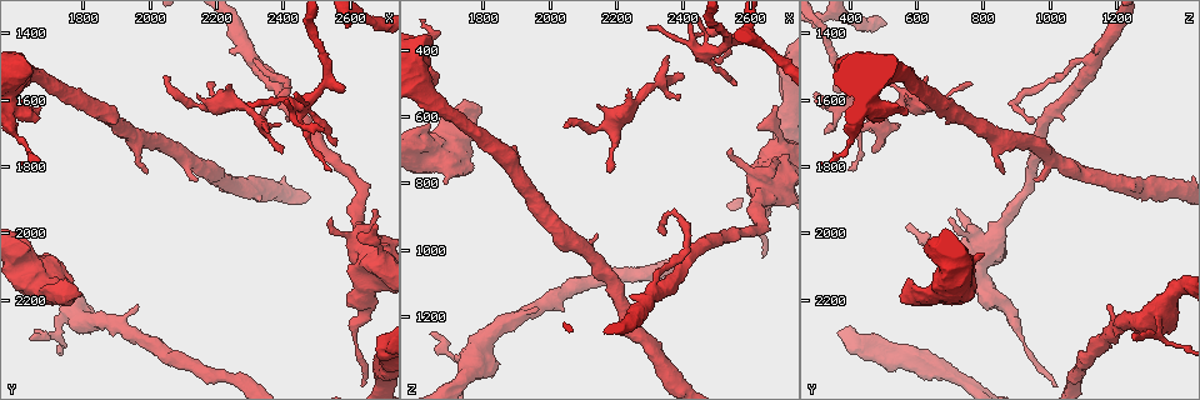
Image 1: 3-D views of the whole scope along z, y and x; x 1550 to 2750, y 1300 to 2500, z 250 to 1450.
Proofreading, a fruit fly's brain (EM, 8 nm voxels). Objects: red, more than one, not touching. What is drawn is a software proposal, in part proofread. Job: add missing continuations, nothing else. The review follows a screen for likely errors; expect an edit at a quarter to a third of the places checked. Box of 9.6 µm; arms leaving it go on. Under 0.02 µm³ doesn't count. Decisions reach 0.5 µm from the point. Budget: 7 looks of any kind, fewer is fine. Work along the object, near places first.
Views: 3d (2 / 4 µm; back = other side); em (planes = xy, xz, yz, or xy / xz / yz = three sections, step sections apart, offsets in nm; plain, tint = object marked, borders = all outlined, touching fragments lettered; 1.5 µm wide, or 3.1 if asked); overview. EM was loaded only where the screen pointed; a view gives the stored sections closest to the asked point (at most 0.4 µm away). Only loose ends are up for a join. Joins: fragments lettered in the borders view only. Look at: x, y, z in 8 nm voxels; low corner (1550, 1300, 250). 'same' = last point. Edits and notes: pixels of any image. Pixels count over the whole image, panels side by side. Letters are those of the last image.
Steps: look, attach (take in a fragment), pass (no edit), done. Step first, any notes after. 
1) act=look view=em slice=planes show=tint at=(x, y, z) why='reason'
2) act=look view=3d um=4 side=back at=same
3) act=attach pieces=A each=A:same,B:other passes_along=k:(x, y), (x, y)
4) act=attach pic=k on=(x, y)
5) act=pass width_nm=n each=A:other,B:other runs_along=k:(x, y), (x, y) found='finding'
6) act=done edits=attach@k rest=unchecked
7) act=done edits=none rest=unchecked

act=look view=em slice=planes show=borders at=(1660, 1640, 570) why='branch stops here'

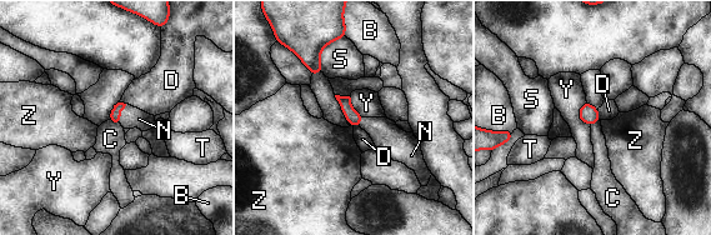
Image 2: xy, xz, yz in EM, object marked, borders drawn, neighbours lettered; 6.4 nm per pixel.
act=attach pieces=N longest_contact=S:280nm each=B:other,C:other,D:other,N:same,S:other,T:other,Y:other,Z:other found='the neuron continues'

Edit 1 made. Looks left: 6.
act=look view=em slice=planes show=borders at=(2030, 1540, 640) why='an open end'

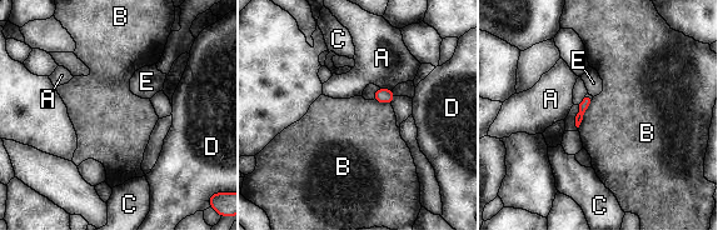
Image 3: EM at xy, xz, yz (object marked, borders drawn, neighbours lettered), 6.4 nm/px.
act=pass each=A:other,B:other,C:other,D:other,E:other border=3:(591, 101), (578, 128) found='none of them fits'

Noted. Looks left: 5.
act=look view=em slice=xz step=4 show=tint at=(1680, 2060, 790) why='free end'

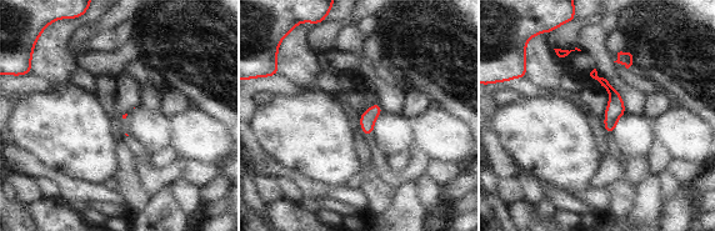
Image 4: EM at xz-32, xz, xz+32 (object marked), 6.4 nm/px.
act=look view=em slice=planes show=borders at=same

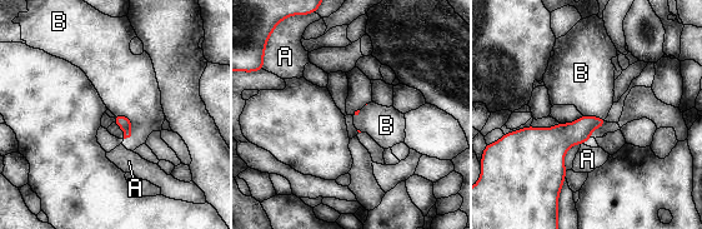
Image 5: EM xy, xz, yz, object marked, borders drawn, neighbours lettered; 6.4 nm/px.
act=pass each=A:other,B:other border=5:(114, 114), (130, 120), (129, 138) found='no lettered fragment goes on from it'

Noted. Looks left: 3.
act=done edits=attach@2 rest=unchecked

